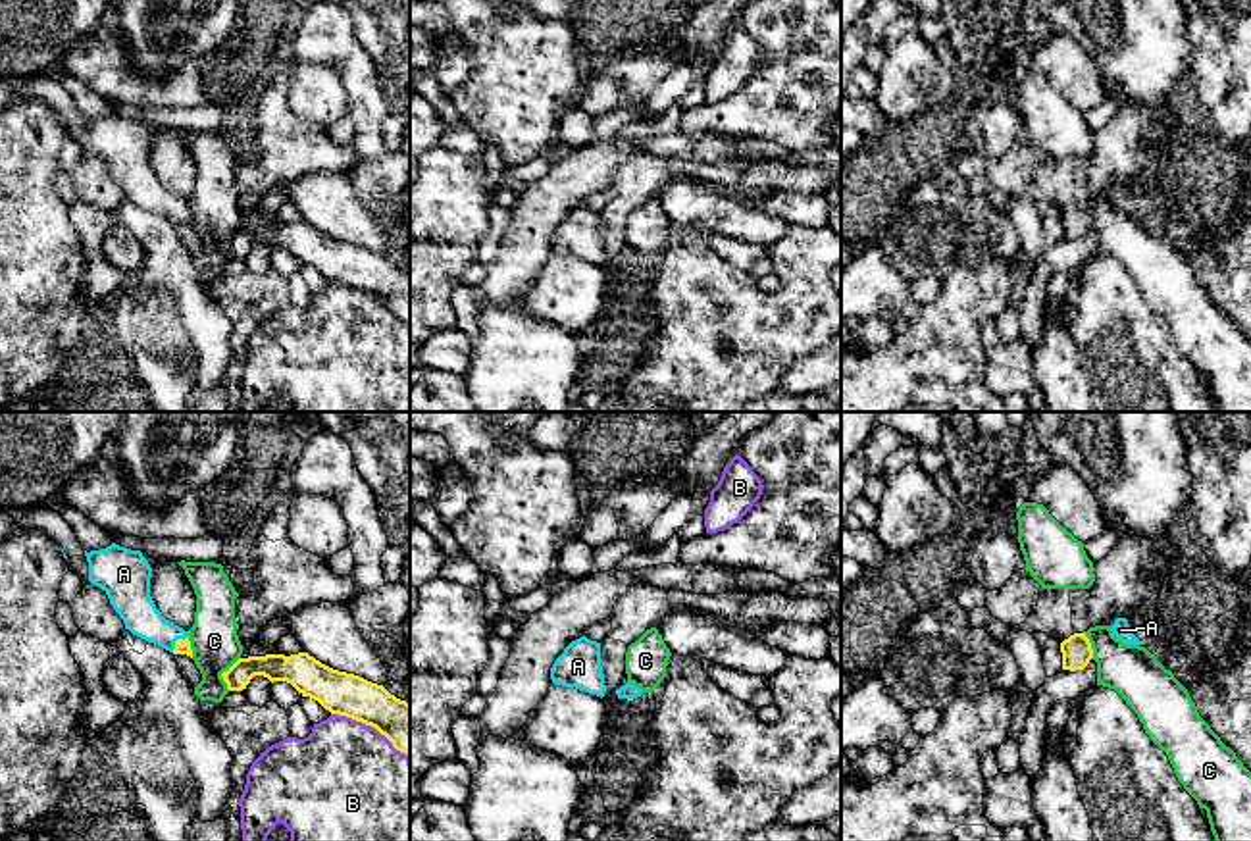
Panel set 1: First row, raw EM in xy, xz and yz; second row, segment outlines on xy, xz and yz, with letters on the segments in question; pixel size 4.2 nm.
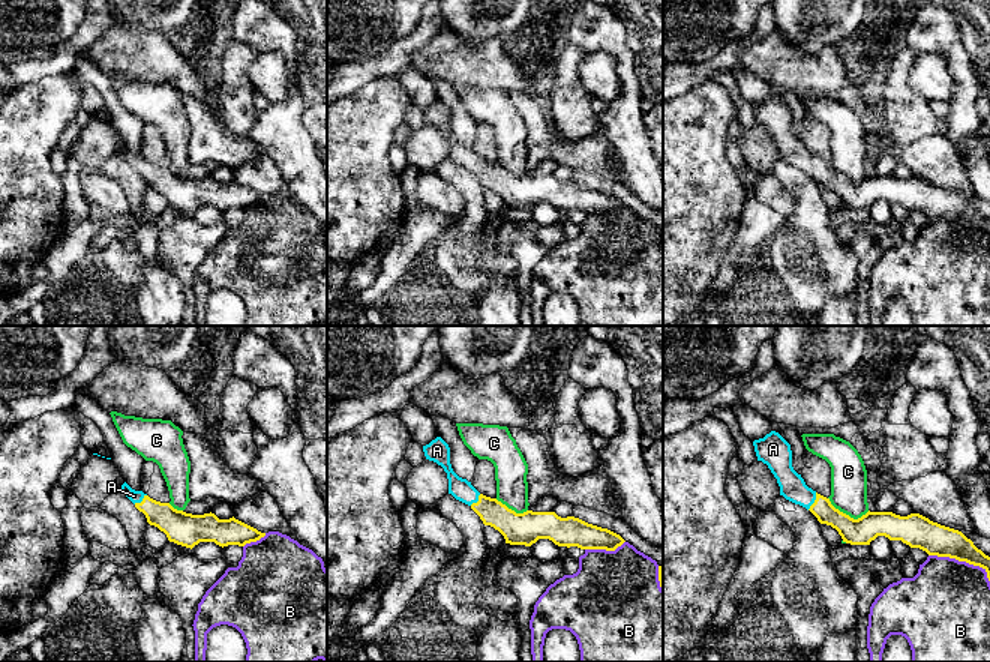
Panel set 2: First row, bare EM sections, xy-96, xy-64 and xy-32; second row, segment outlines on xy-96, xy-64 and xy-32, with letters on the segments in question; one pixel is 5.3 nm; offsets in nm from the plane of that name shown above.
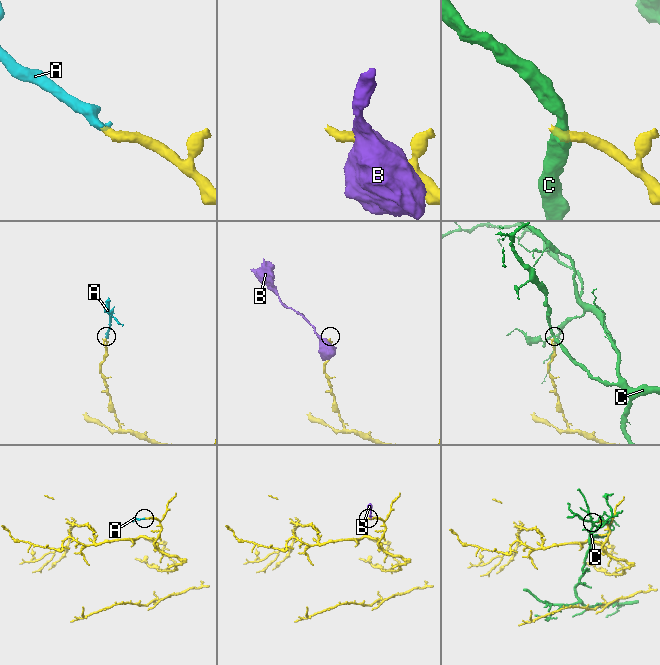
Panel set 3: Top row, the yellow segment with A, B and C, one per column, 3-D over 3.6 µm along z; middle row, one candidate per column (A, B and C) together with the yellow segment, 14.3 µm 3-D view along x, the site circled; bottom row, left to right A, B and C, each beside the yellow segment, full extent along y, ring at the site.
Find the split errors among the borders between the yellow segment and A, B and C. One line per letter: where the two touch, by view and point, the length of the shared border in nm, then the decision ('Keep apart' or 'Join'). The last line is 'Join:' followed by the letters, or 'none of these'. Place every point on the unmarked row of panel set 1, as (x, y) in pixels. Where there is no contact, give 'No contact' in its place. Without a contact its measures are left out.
A: Touches yellow at xy (176, 210). Shared border 100 nm. Join
B: Touches yellow at xy (370, 293). Shared border 380 nm. Keep apart
C: Touches yellow at xy (222, 243). Shared border 150 nm. Keep apart
Join: A

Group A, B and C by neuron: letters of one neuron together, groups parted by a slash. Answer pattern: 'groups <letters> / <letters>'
groups A / B / C

